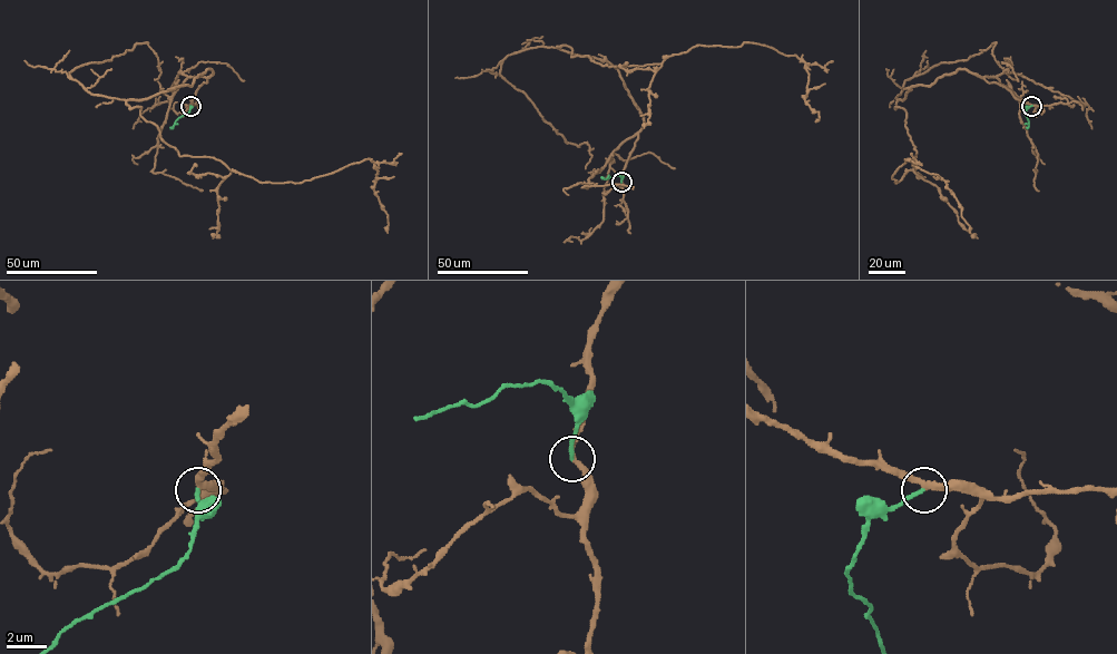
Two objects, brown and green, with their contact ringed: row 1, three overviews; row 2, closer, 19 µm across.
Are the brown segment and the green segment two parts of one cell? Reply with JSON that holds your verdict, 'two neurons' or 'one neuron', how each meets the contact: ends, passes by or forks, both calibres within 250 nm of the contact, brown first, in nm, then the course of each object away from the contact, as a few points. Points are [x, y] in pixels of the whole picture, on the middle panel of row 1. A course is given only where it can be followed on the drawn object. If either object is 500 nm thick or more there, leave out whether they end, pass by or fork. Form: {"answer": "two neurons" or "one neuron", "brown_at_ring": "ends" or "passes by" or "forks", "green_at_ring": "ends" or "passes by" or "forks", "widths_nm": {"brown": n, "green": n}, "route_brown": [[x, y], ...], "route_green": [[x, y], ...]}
{"answer": "two neurons", "brown_at_ring": "passes by", "green_at_ring": "ends", "widths_nm": {"brown": 280, "green": 190}, "route_brown": [[621, 182], [640, 110], [610, 65], [557, 46], [609, 67], [765, 45], [805, 64], [819, 120]], "route_green": [[621, 182], [619, 175], [601, 176]]}

